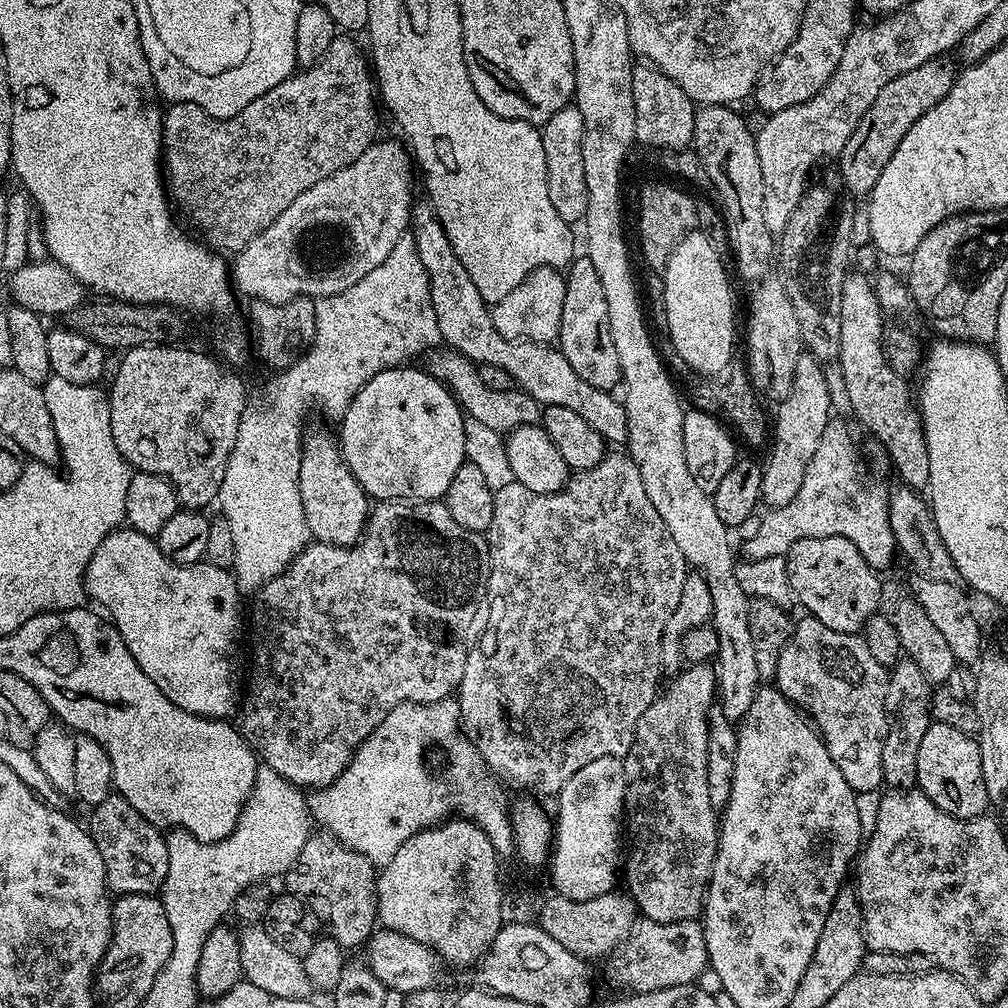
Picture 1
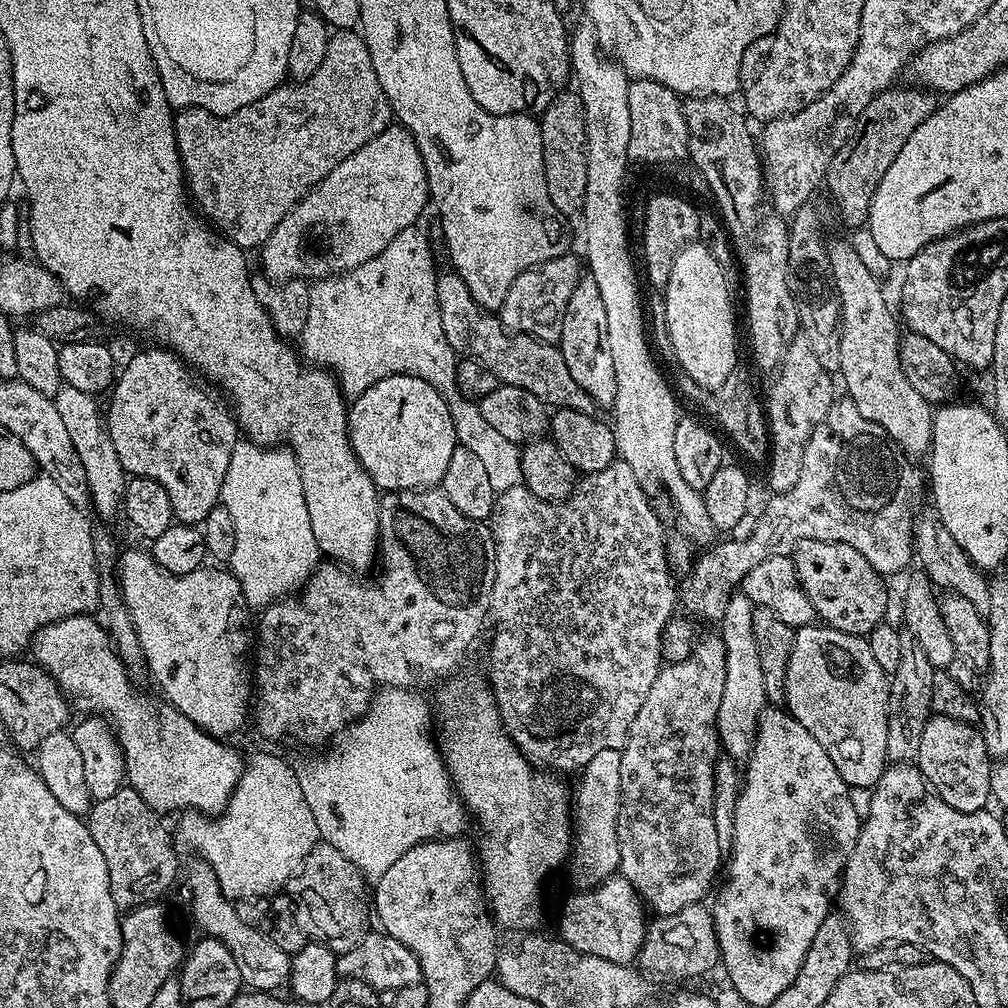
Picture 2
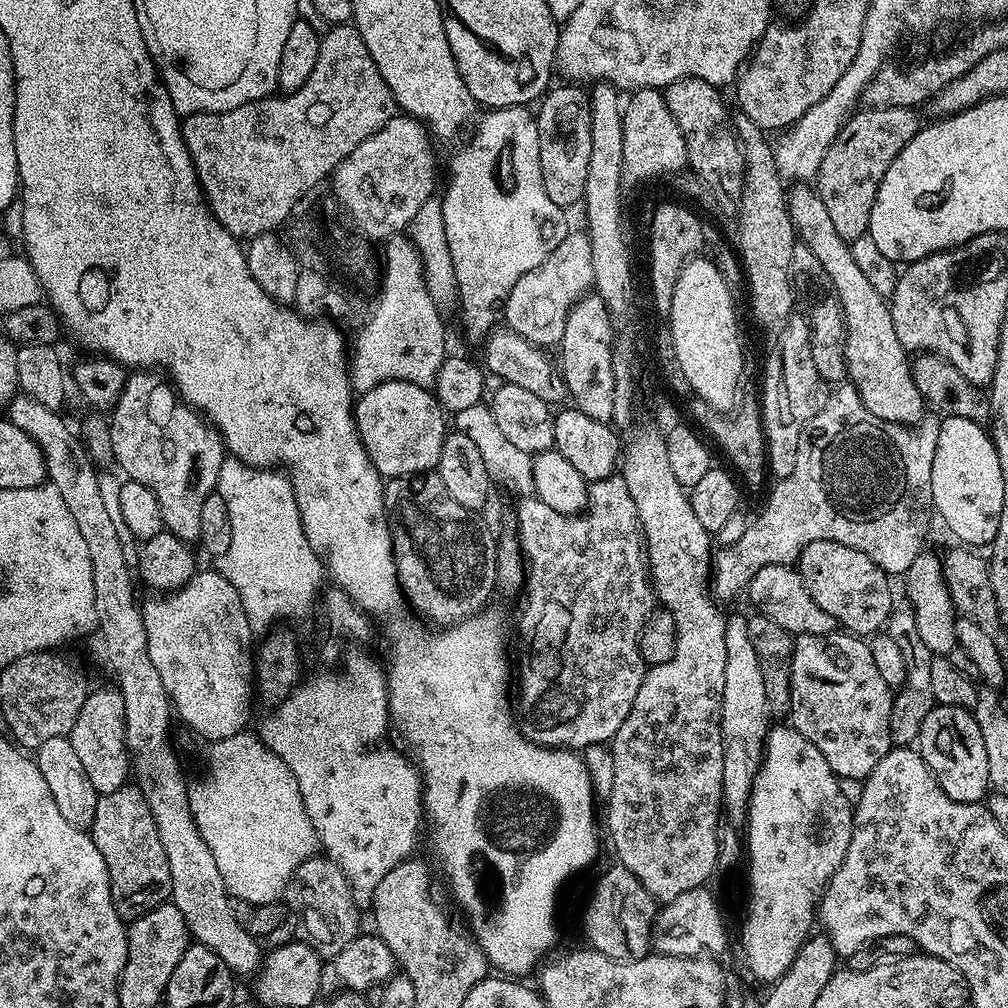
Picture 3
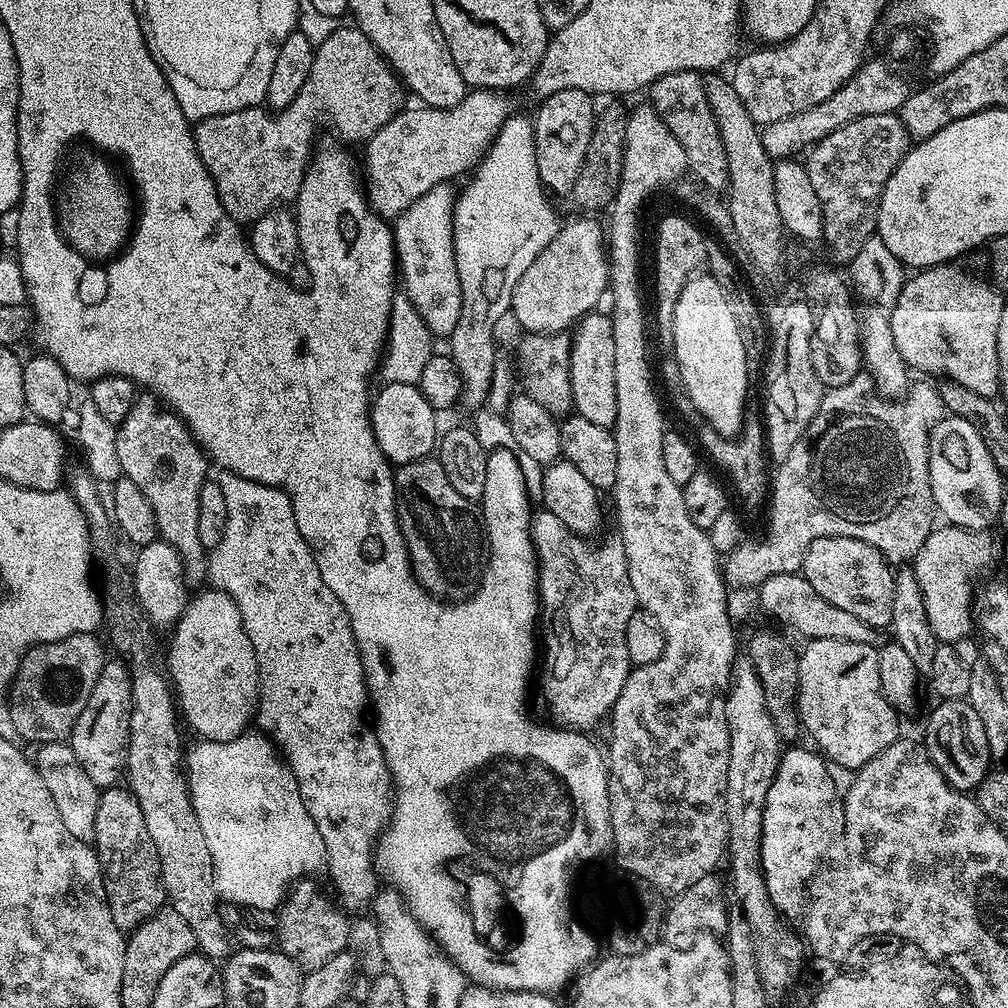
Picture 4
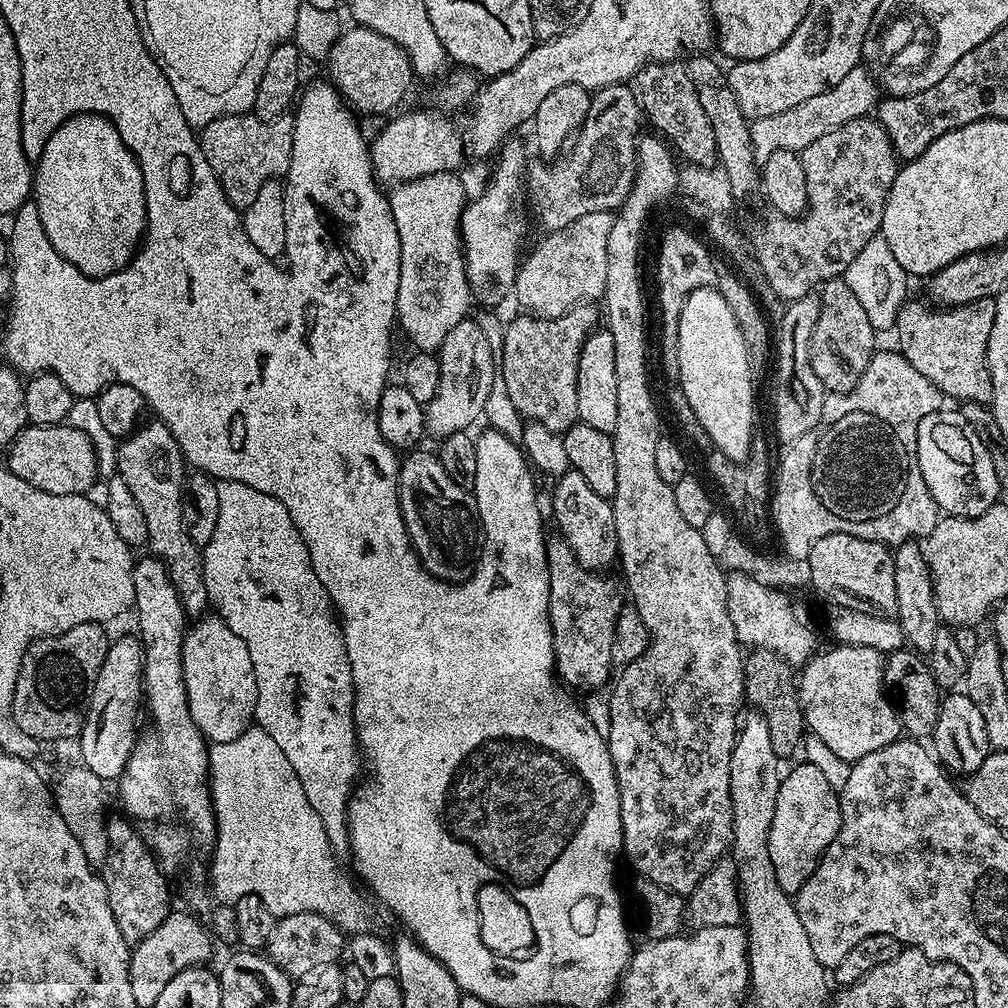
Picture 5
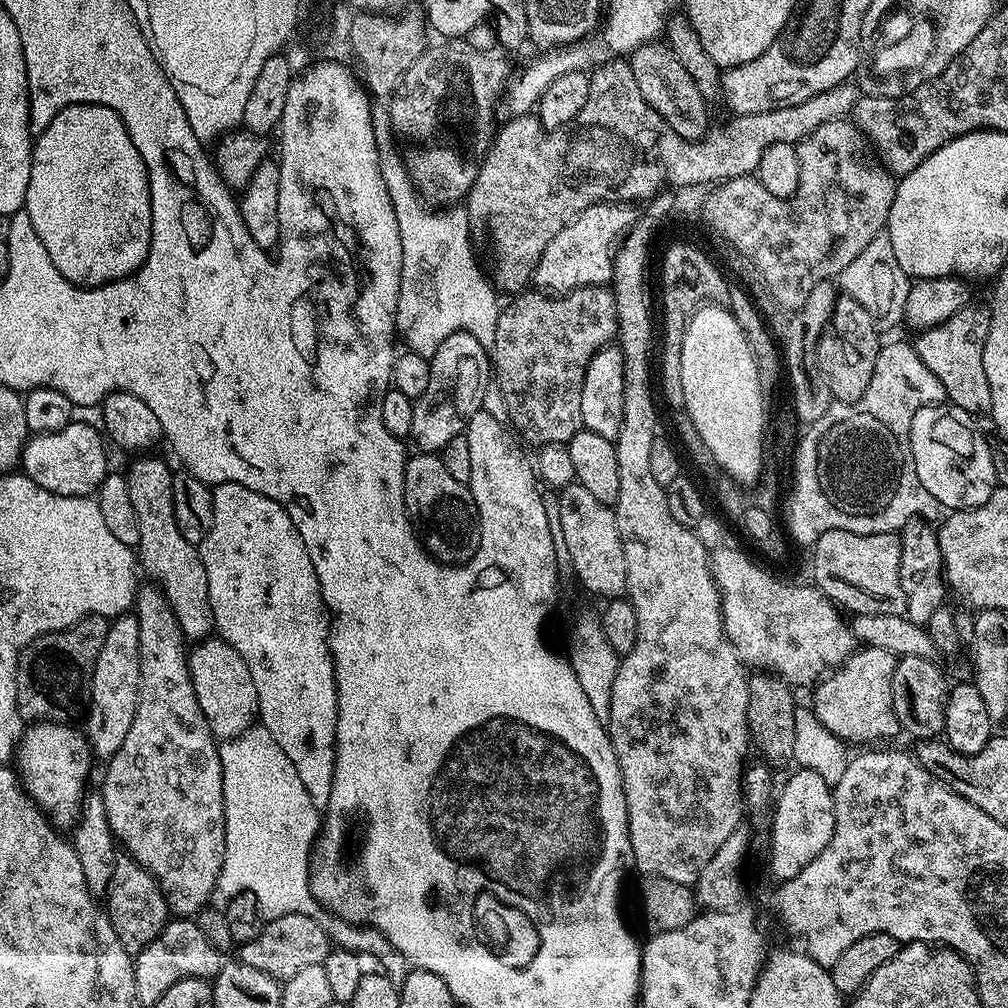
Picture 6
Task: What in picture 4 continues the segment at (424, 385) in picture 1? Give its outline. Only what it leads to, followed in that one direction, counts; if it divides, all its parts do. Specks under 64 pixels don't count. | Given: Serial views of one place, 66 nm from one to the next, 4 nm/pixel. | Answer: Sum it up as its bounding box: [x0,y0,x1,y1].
[371,384,438,466]

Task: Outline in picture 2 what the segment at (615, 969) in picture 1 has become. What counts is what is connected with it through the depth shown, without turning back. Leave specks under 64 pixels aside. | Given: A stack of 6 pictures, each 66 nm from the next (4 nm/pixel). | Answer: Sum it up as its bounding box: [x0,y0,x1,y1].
[638,903,720,980]

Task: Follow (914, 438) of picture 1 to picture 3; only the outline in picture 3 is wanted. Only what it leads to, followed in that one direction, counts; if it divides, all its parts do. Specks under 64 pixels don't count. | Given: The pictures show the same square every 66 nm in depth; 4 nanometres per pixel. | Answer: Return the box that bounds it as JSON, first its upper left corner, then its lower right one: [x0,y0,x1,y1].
[786,182,926,426]

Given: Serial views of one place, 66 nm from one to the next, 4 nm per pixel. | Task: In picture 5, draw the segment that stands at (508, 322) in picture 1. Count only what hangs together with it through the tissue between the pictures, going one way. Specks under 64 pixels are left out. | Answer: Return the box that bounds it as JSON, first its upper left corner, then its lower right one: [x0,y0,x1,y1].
[514,212,614,320]

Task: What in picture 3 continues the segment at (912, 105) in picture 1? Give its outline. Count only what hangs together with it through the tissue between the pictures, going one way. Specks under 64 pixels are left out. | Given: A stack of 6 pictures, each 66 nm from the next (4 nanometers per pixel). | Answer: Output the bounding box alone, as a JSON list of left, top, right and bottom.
[814,107,922,242]

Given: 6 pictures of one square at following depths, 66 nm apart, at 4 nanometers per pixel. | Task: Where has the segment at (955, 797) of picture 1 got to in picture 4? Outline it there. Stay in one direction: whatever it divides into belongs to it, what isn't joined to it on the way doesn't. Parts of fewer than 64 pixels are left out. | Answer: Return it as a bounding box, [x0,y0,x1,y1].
[922,699,993,793]

